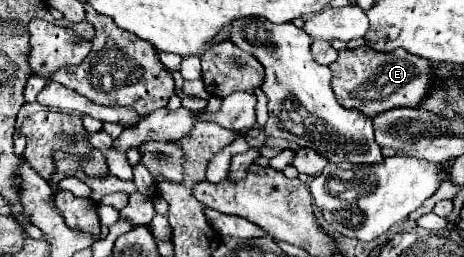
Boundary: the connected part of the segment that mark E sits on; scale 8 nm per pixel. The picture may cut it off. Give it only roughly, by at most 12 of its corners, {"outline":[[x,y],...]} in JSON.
{"outline":[[342,49],[330,65],[342,107],[374,117],[416,107],[428,59]]}

